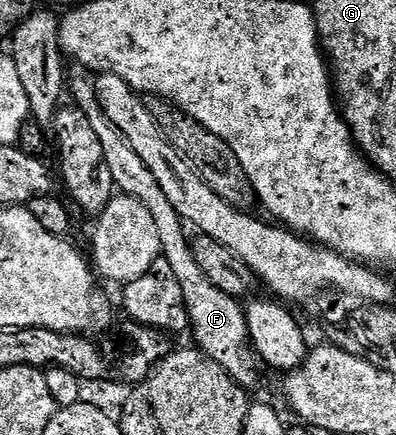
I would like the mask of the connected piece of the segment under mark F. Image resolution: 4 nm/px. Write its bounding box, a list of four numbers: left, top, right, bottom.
[66,64,258,391]

